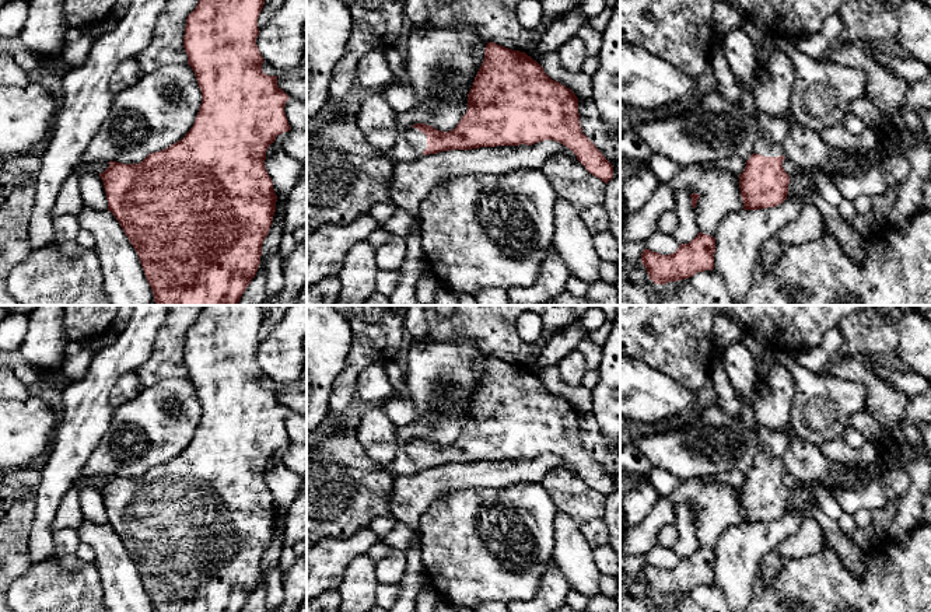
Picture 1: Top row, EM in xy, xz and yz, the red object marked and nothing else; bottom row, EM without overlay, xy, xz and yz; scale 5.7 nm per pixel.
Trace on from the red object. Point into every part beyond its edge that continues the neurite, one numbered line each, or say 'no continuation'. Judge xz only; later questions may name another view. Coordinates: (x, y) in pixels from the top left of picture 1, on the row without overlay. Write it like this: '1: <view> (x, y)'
1: xz (417, 454)

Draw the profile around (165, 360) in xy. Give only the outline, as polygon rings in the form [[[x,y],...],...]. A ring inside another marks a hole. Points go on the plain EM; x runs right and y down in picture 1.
[[[171,305],[155,336],[150,359],[134,370],[141,389],[165,378],[188,377],[183,361],[186,332],[200,312],[202,305]]]

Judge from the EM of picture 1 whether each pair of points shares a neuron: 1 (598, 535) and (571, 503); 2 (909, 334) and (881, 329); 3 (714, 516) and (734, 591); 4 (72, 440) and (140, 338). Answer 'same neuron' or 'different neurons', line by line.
1: same neuron
2: different neurons
3: different neurons
4: same neuron

